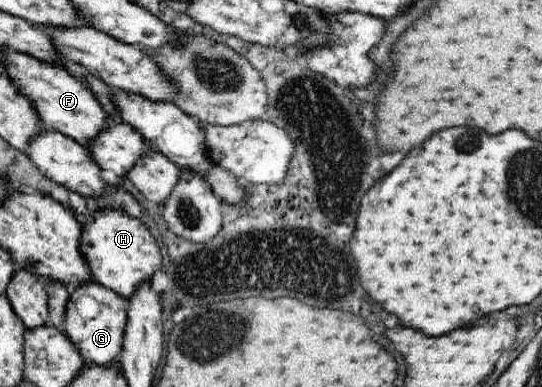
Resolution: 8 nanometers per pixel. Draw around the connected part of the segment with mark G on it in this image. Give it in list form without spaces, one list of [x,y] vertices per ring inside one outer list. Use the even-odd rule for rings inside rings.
[[[94,280],[80,283],[75,288],[65,306],[63,331],[86,363],[94,362],[95,366],[108,366],[109,363],[120,362],[123,332],[127,326],[127,306],[127,299]]]

